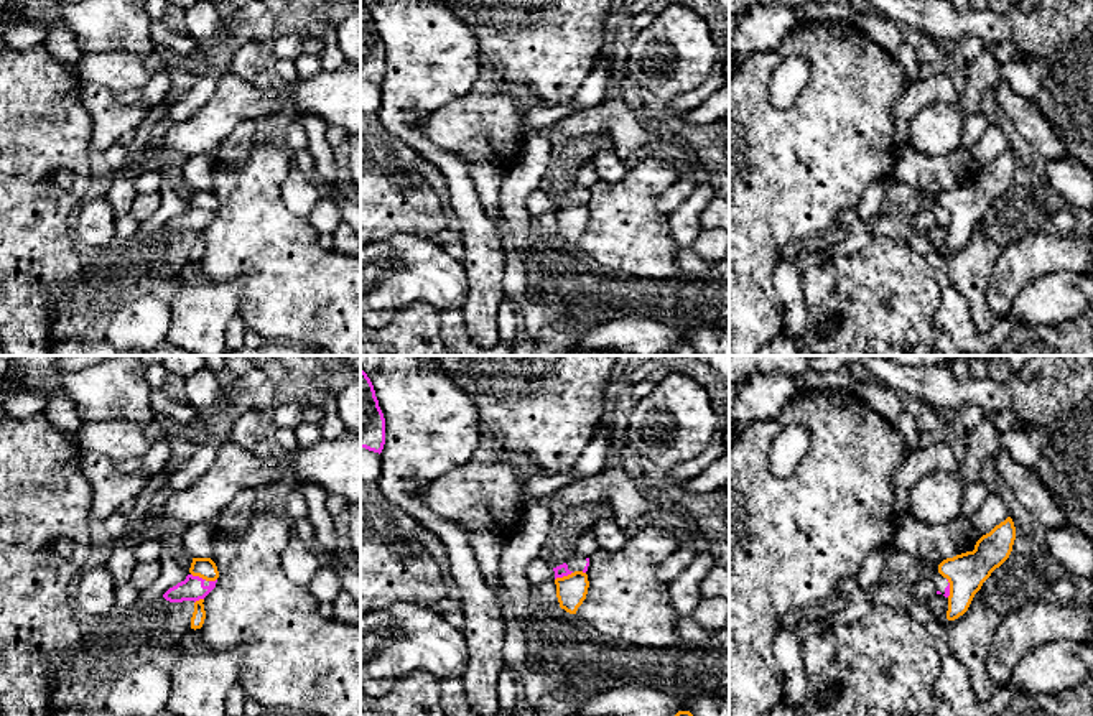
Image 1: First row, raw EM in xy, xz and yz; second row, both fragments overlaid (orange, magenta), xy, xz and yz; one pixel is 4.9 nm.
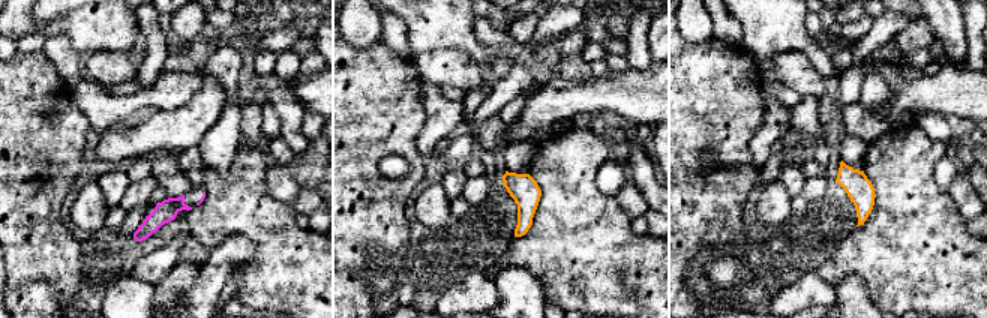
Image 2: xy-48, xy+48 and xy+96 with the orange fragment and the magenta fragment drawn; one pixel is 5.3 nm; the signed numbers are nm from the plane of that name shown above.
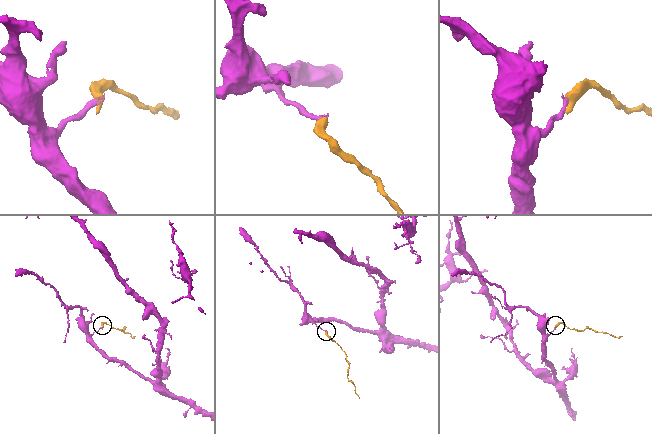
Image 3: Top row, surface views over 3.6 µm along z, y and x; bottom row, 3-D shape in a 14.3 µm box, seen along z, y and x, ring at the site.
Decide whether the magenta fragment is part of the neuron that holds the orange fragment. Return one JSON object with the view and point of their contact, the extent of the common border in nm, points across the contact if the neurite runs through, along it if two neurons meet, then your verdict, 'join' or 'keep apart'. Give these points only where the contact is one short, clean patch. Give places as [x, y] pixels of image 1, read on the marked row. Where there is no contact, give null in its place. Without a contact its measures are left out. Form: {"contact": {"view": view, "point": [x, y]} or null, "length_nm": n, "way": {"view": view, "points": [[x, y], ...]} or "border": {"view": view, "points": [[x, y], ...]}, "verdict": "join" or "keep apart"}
{"contact": {"view": "xz", "point": [563, 576]}, "length_nm": 100, "border": {"view": "xz", "points": [[572, 571], [555, 580]]}, "verdict": "keep apart"}

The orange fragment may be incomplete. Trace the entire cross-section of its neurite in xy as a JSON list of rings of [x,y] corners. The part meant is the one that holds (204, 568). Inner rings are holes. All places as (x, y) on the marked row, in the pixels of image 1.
[[[193,558],[189,573],[206,581],[216,581],[219,578],[217,566],[211,558]]]

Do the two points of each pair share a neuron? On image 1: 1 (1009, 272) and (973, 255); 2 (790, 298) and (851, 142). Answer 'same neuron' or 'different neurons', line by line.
1: different neurons
2: different neurons

